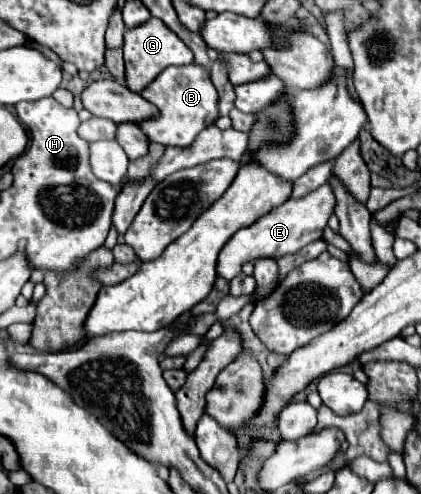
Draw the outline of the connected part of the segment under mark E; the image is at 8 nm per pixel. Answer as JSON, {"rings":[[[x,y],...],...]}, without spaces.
{"rings":[[[329,183],[317,187],[315,191],[307,193],[305,197],[287,199],[283,205],[279,205],[273,211],[259,217],[253,225],[239,229],[231,237],[231,241],[227,241],[227,245],[223,247],[223,251],[219,255],[219,265],[217,265],[219,277],[231,281],[233,277],[237,277],[241,273],[241,267],[245,261],[255,261],[261,257],[279,259],[279,255],[295,253],[295,251],[299,251],[299,247],[305,247],[313,241],[323,239],[323,229],[327,227],[327,221],[333,215],[333,209],[335,209],[335,193]]]}

